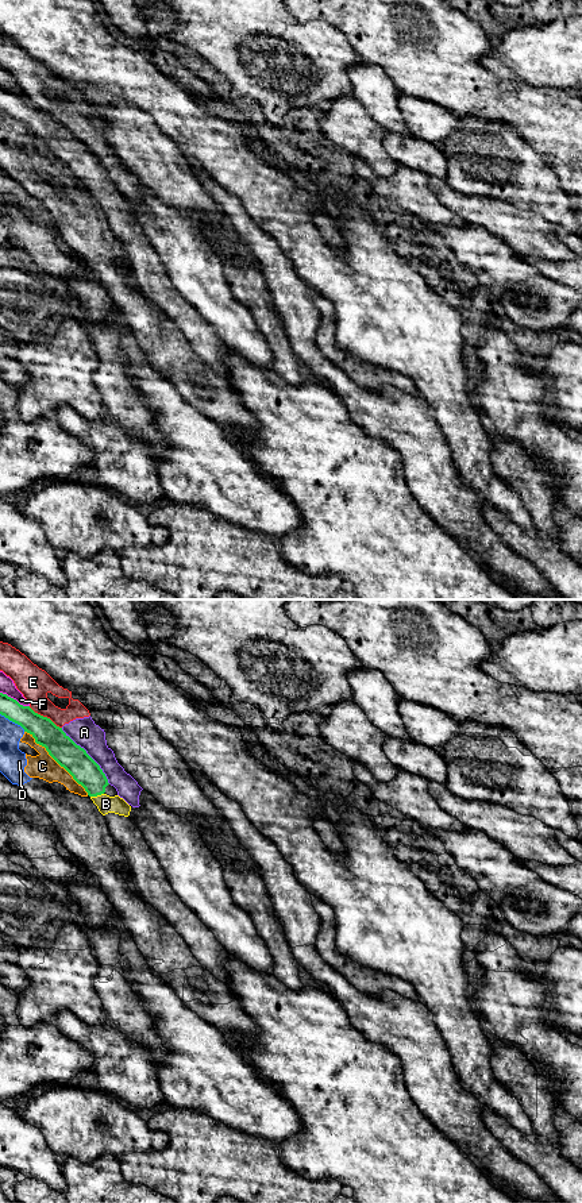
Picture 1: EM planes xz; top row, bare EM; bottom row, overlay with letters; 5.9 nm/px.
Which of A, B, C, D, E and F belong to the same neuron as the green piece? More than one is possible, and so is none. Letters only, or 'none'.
B

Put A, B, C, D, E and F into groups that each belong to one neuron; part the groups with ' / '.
A E / B / C D / F

